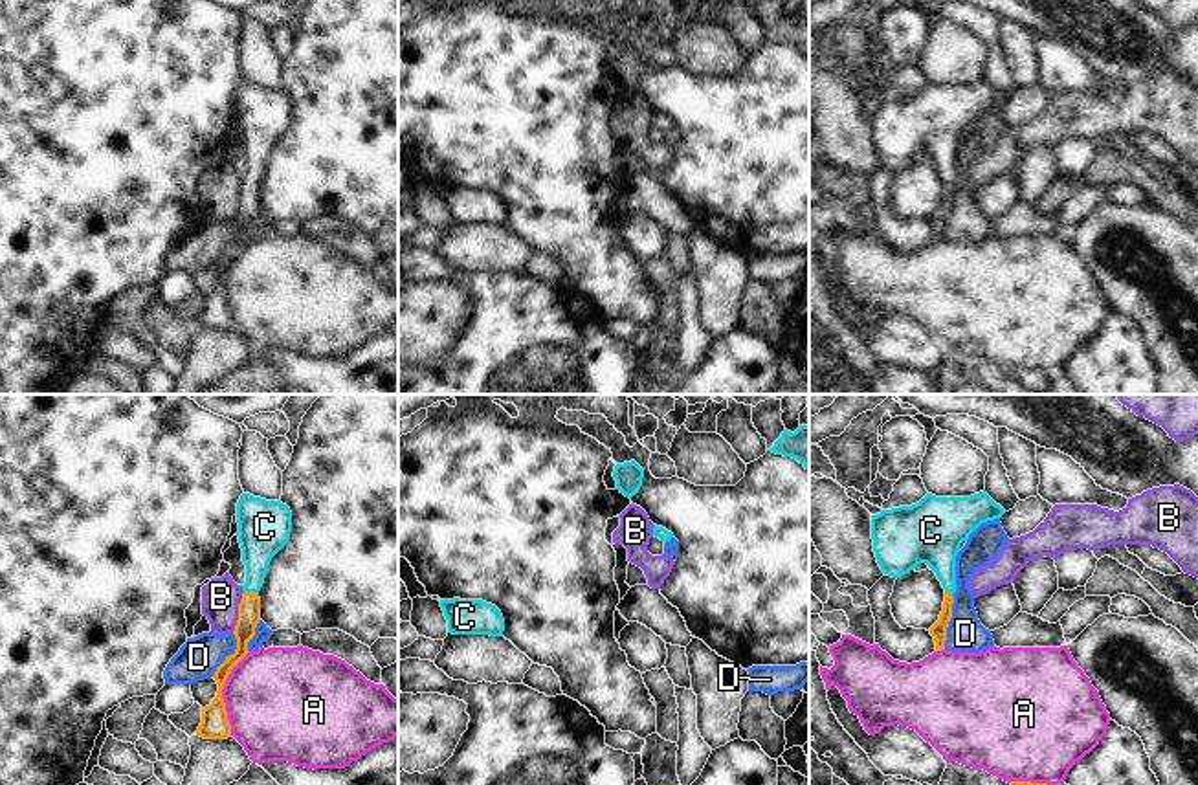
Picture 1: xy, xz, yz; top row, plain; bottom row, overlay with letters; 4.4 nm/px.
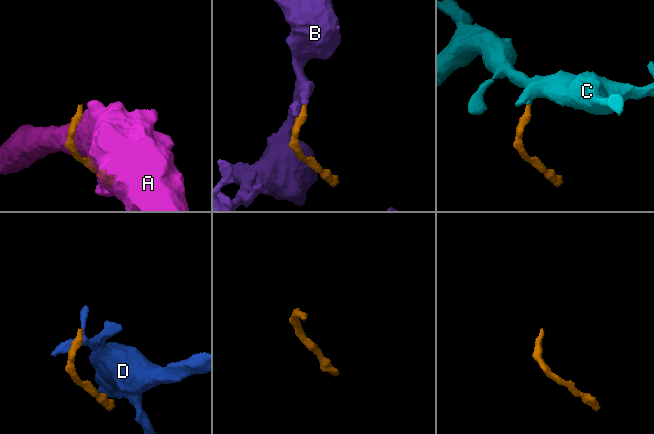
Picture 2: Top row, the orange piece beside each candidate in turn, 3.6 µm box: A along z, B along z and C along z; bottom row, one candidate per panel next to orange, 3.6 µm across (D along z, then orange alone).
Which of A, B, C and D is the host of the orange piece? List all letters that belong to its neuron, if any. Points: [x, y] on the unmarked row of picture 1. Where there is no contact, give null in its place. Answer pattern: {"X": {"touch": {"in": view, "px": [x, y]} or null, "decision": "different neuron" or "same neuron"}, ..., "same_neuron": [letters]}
{"A": {"touch": {"in": "xy", "px": [221, 283]}, "decision": "different neuron"}, "B": {"touch": {"in": "xy", "px": [239, 200]}, "decision": "different neuron"}, "C": {"touch": {"in": "xy", "px": [252, 182]}, "decision": "same neuron"}, "D": {"touch": {"in": "yz", "px": [949, 210]}, "decision": "different neuron"}, "same_neuron": ["C"]}

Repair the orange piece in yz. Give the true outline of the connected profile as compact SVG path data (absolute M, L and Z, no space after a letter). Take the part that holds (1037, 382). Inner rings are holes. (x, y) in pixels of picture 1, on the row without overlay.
M1011 370L1033 394L1051 394L1053 376L1048 372Z

